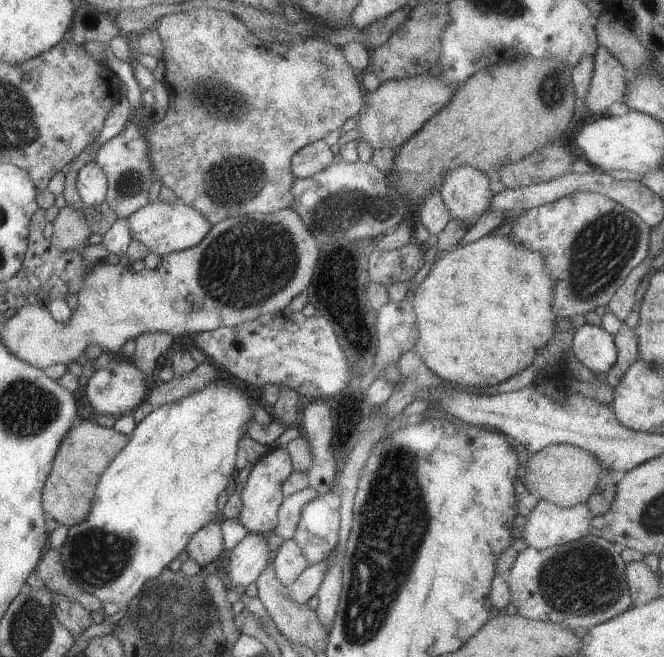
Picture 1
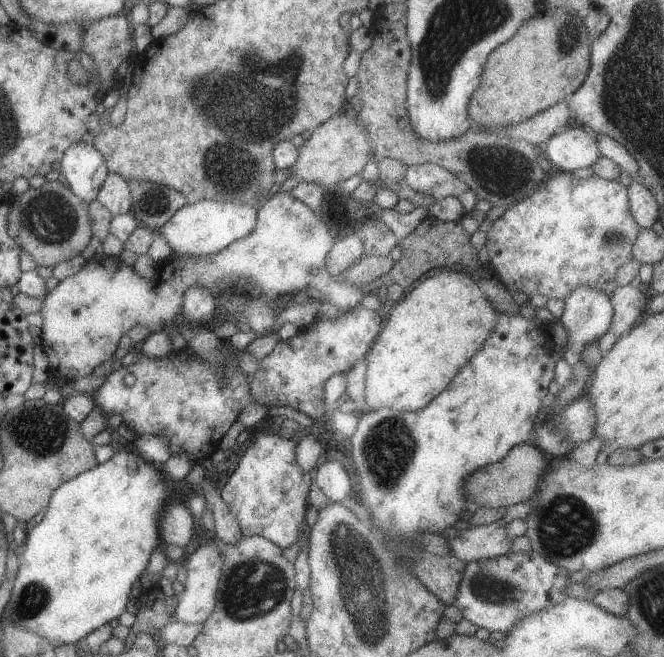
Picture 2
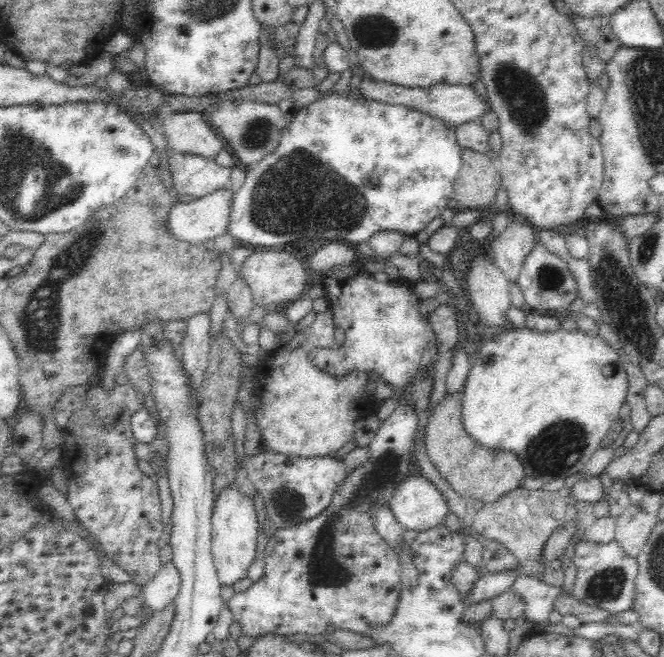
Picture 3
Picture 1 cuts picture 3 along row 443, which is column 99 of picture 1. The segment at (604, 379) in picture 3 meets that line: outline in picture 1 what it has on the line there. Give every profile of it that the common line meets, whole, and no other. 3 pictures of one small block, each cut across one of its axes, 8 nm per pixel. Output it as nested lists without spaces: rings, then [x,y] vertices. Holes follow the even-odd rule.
[[[226,375],[219,376],[211,384],[203,386],[197,392],[188,393],[187,396],[183,396],[177,402],[154,408],[136,425],[133,434],[129,437],[127,446],[109,462],[109,466],[99,476],[99,480],[95,484],[95,490],[93,490],[91,508],[89,508],[87,518],[84,518],[83,522],[79,522],[79,524],[70,526],[65,542],[61,544],[61,548],[58,548],[59,558],[61,558],[61,564],[65,568],[65,574],[71,577],[83,592],[95,596],[101,603],[113,602],[119,608],[124,607],[141,590],[145,580],[157,578],[157,575],[168,566],[169,562],[176,558],[177,554],[187,546],[187,542],[191,540],[191,536],[199,528],[203,528],[207,522],[218,521],[221,518],[221,513],[216,506],[216,500],[220,492],[227,488],[229,481],[235,481],[238,472],[235,468],[237,444],[243,436],[247,435],[245,428],[247,428],[247,422],[252,420],[253,415],[250,400],[251,398],[247,397],[233,384],[230,377]]]

